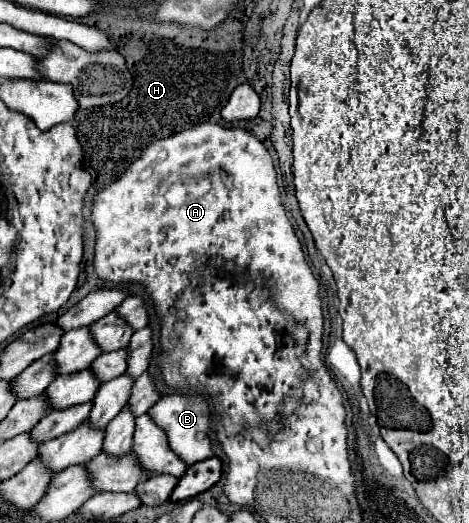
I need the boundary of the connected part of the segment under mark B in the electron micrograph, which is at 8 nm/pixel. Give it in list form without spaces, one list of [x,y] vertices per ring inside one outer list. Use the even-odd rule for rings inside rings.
[[[164,395],[150,409],[148,415],[168,433],[172,451],[176,451],[182,457],[182,461],[186,461],[188,465],[214,457],[212,439],[210,439],[210,405],[206,397],[202,395]]]

